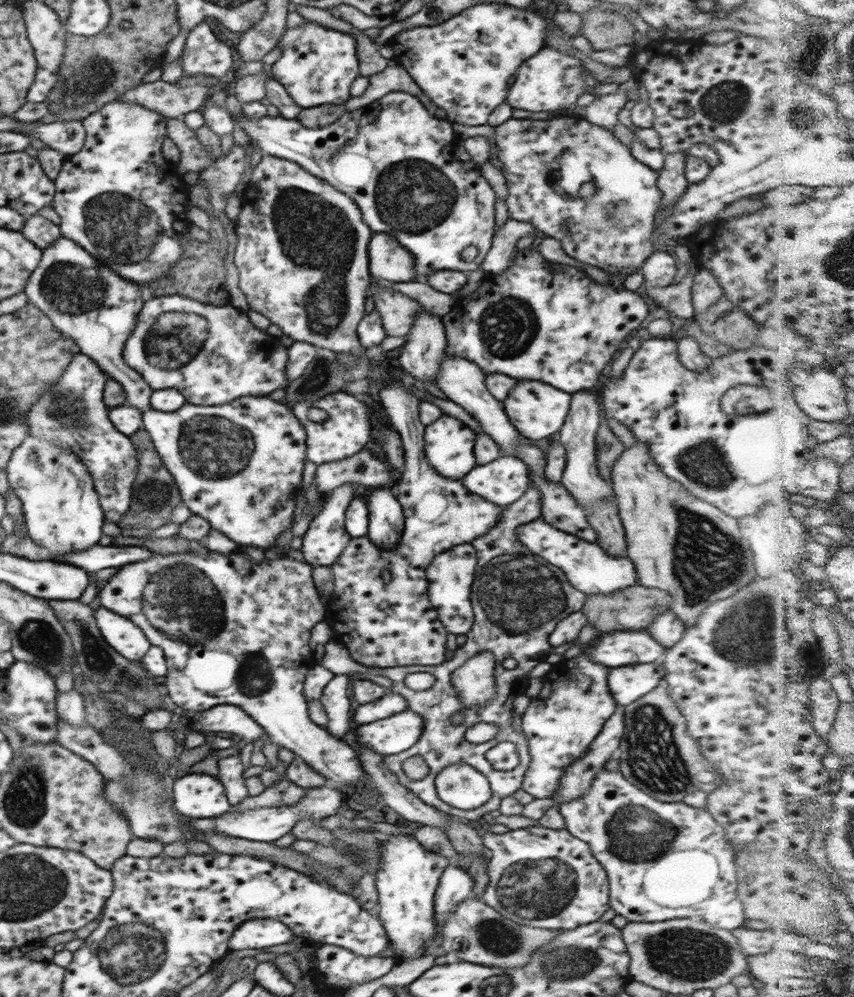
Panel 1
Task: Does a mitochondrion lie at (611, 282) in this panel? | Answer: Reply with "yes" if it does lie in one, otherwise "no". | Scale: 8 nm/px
no

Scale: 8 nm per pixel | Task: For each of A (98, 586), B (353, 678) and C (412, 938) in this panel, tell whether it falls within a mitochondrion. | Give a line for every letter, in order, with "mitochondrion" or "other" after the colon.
A: other
B: other
C: other

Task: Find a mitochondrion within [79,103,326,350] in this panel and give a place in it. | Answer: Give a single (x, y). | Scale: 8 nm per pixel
(123, 228)

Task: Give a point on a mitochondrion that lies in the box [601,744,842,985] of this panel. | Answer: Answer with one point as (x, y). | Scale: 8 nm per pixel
(685, 953)

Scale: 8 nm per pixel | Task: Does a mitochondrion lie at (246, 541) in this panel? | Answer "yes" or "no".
no

